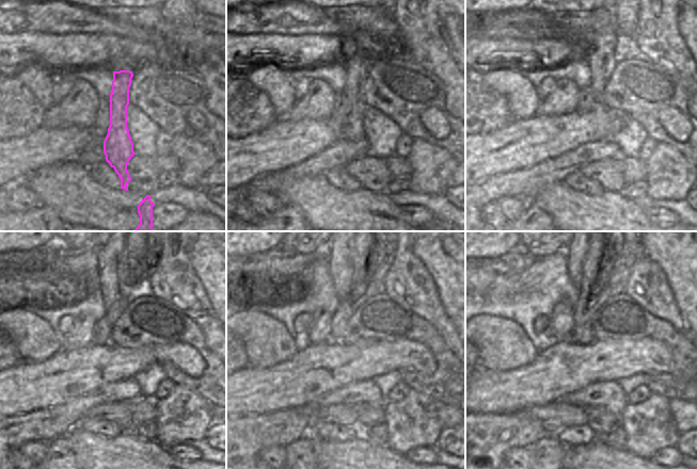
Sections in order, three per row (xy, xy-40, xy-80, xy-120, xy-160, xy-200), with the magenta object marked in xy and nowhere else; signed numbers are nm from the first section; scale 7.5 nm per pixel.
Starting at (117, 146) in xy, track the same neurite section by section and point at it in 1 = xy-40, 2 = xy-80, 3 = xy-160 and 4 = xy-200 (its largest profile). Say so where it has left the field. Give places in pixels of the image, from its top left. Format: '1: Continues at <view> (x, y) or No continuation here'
1: Continues at xy-40 (358, 69)
2: Continues at xy-80 (607, 48)
3: Continues at xy-160 (373, 253)
4: Continues at xy-200 (612, 253)

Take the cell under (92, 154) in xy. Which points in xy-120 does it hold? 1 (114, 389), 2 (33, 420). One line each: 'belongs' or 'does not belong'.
1: belongs
2: belongs

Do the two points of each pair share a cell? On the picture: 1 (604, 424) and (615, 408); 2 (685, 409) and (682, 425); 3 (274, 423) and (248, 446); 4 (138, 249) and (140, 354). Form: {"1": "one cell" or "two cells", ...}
{"1": "two cells", "2": "one cell", "3": "one cell", "4": "two cells"}

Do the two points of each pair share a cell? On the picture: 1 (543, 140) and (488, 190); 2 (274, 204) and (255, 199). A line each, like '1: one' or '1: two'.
1: two
2: one

